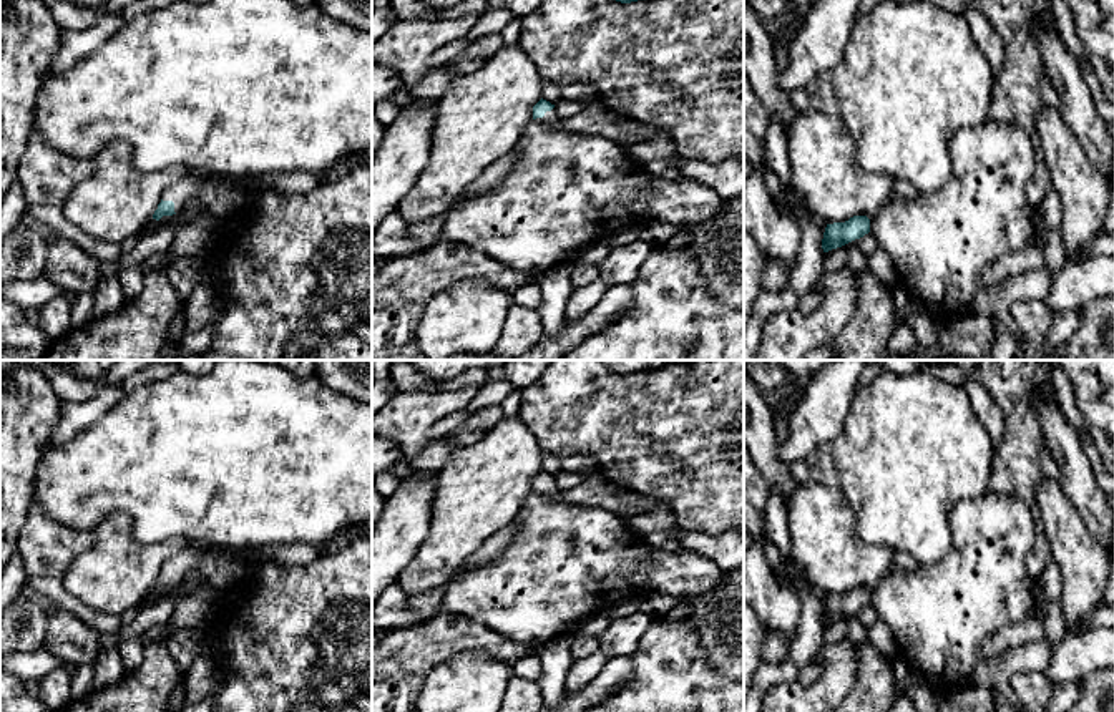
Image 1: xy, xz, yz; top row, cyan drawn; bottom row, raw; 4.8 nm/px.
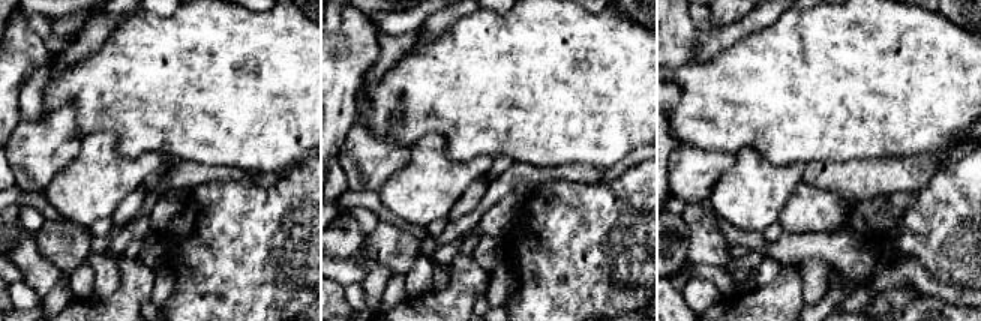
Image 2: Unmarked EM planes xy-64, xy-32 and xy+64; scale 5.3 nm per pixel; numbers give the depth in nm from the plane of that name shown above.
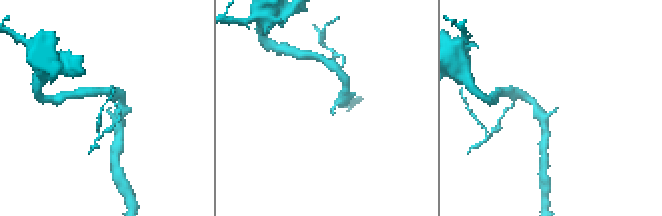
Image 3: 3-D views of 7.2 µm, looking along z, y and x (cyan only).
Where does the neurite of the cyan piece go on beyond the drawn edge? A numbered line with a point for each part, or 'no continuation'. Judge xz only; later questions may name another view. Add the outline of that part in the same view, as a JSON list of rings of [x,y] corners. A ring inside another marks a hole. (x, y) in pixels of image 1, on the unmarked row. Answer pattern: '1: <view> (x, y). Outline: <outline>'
1: xz (595, 492). Outline: [[[599,473],[586,476],[579,485],[563,490],[553,480],[538,495],[555,498],[566,505],[579,505],[586,508],[603,508],[616,514],[634,514],[654,508],[669,508],[664,500],[639,495],[604,480]]]

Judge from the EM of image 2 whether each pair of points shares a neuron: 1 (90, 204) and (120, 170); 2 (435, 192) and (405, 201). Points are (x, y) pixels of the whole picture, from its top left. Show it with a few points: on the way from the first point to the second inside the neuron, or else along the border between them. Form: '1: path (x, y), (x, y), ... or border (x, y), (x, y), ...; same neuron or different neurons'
1: path (95, 195), (111, 179); same neuron
2: path (428, 192), (413, 194); same neuron

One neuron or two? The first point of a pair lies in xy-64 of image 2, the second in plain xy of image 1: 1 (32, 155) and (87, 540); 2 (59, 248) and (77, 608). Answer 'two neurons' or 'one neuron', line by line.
1: one neuron
2: two neurons

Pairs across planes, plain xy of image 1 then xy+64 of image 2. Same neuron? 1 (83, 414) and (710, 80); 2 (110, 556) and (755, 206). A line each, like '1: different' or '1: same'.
1: different
2: same

